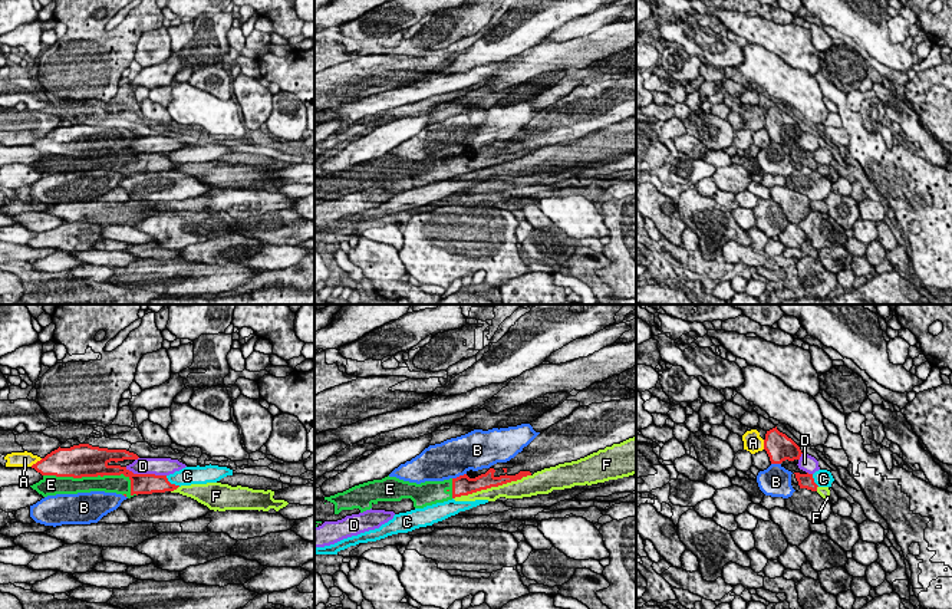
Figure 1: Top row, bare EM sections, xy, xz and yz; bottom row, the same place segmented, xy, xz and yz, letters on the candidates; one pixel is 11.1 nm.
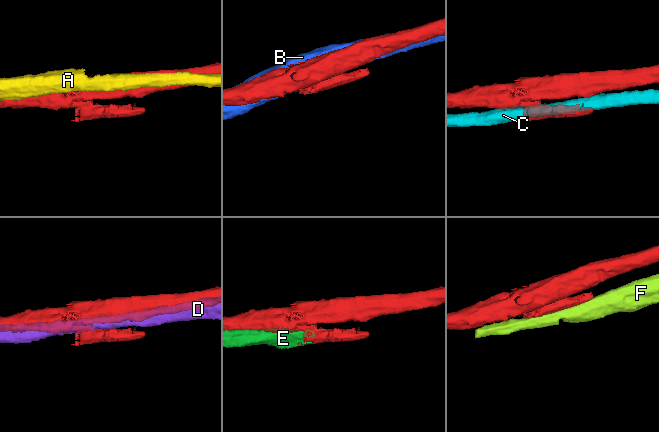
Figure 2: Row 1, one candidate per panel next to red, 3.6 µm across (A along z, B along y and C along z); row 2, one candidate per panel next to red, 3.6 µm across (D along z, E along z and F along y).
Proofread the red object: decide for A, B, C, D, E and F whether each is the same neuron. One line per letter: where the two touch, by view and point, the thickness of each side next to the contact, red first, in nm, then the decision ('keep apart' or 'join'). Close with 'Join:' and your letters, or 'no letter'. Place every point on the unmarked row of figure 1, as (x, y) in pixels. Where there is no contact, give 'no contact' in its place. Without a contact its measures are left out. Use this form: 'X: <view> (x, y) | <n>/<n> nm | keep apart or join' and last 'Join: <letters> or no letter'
A: xy (38, 140) | 300/160 nm | keep apart
B: xz (460, 154) | 220/420 nm | keep apart
C: xy (173, 163) | 220/200 nm | keep apart
D: xy (145, 152) | 220/190 nm | keep apart
E: xy (96, 154) | 380/190 nm | keep apart
F: xz (491, 164) | 170/190 nm | keep apart
Join: no letter

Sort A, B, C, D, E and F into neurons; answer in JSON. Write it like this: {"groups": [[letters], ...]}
{"groups": [["A"], ["B"], ["C"], ["D"], ["E"], ["F"]]}

